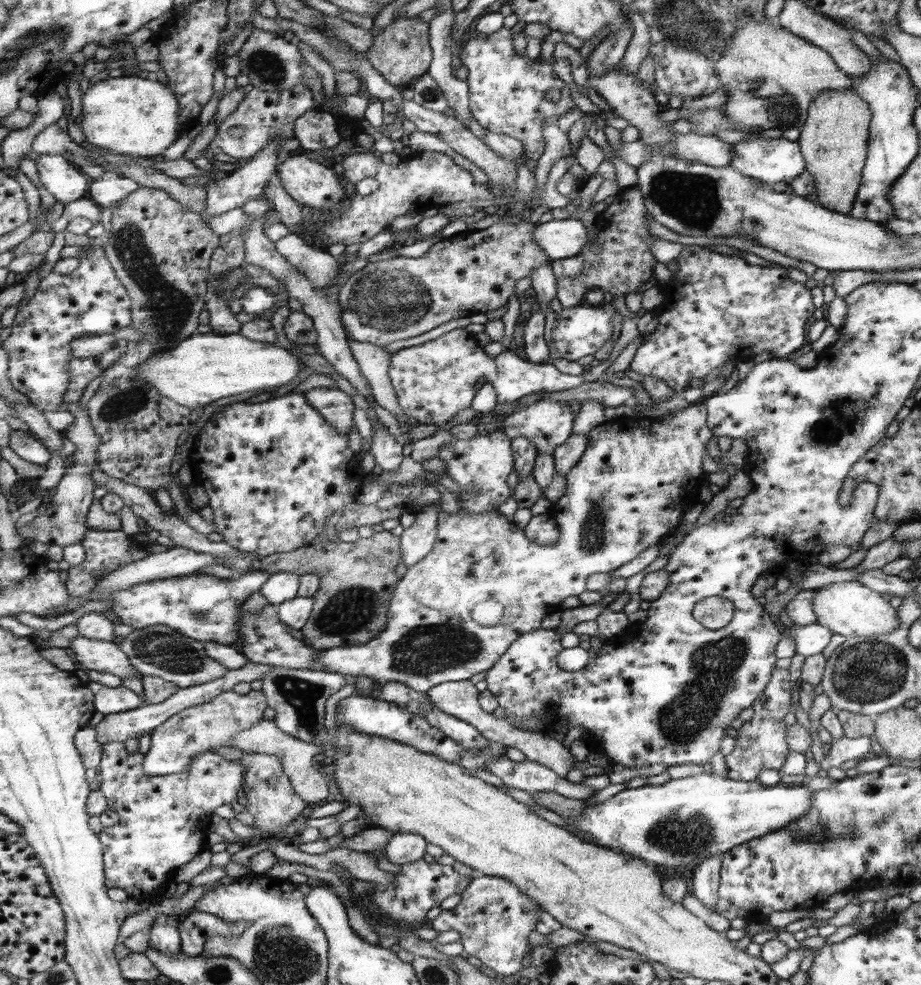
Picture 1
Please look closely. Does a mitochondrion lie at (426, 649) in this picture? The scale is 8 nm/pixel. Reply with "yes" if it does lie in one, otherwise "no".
yes

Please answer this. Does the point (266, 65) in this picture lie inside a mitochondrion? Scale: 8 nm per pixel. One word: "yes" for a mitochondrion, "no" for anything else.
yes

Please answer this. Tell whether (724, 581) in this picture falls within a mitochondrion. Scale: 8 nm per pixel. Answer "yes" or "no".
no

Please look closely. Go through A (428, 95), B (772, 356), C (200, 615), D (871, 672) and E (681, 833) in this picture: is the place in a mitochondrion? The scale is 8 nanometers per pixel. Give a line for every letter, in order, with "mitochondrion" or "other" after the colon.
A: mitochondrion
B: other
C: mitochondrion
D: mitochondrion
E: mitochondrion

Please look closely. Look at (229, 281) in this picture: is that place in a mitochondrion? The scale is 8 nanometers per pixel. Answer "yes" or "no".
yes

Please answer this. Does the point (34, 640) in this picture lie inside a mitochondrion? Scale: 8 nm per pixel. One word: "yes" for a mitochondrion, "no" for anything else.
no

